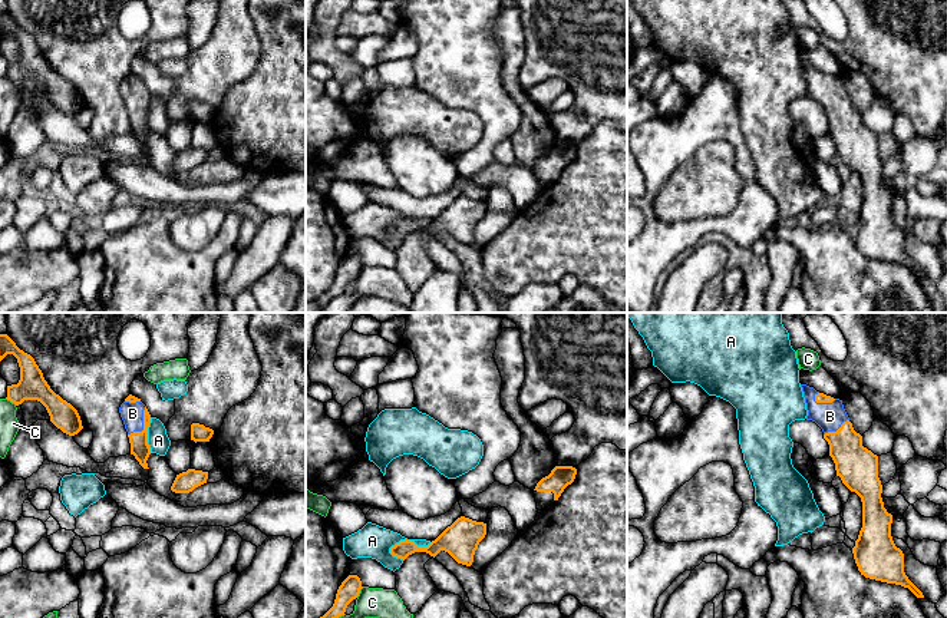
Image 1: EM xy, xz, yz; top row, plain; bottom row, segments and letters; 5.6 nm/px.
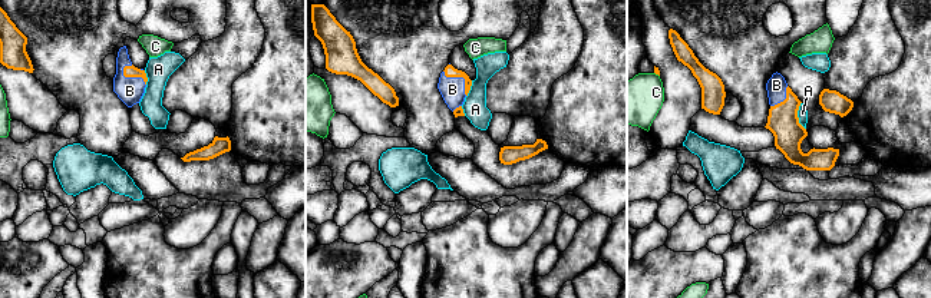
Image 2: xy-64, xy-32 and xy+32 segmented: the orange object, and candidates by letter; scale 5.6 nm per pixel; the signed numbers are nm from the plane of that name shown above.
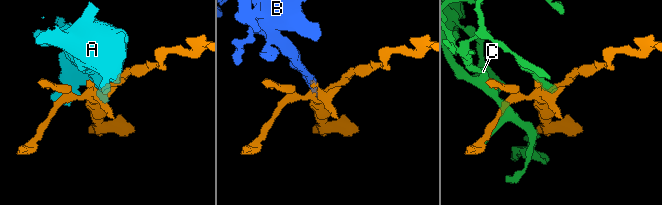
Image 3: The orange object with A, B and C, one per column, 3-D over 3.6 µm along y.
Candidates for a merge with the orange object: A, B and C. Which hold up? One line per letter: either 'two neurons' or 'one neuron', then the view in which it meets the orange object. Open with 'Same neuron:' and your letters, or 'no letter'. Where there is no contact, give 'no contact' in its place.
Same neuron: B
A: two neurons; meets orange in xz
B: one neuron; meets orange in xy
C: two neurons; meets orange in xz

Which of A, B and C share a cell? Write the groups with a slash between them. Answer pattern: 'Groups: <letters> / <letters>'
Groups: A / B / C

